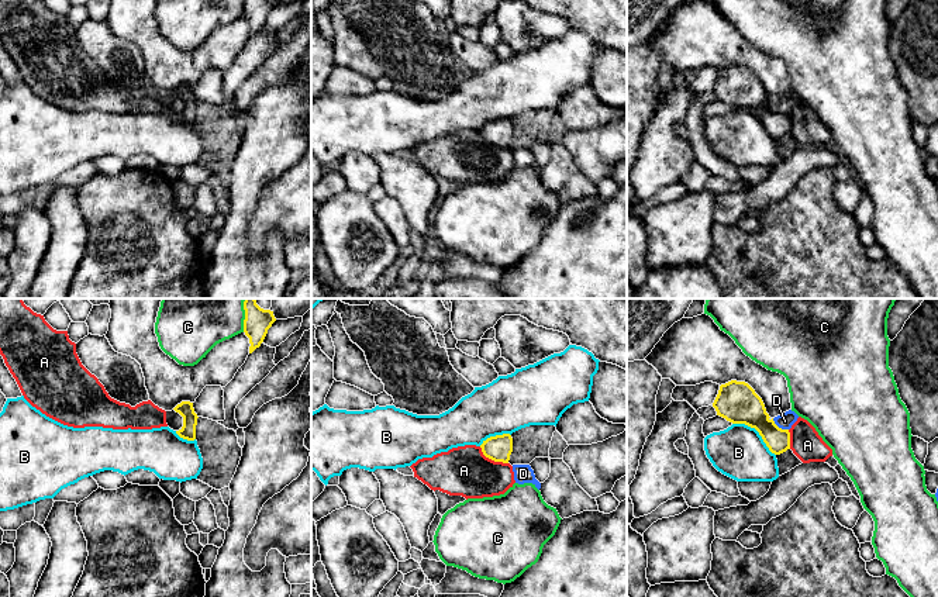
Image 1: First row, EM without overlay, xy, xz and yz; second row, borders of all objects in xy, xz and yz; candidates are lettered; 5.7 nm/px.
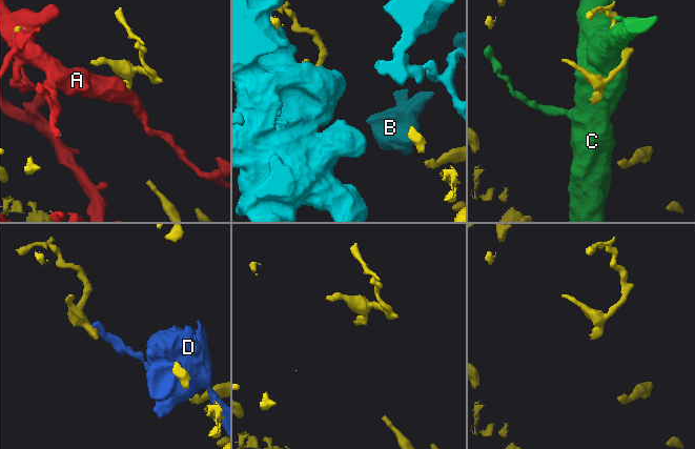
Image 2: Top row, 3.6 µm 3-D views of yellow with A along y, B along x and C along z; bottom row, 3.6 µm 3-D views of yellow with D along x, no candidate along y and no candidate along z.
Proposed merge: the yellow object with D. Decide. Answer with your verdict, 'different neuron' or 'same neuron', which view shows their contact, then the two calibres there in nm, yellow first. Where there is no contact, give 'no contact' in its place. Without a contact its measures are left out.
different neuron | yz | 220/90 nm

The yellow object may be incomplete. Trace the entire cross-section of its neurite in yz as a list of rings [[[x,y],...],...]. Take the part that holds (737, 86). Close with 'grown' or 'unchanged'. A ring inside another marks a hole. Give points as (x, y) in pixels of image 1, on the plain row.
[[[731,65],[721,69],[713,92],[727,106],[755,113],[772,138],[780,139],[790,134],[789,114],[775,108],[762,83],[748,68]]]; unchanged

